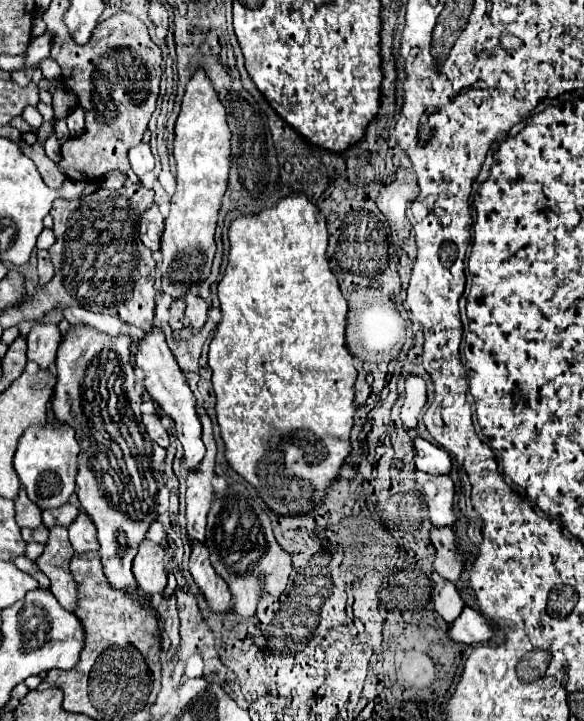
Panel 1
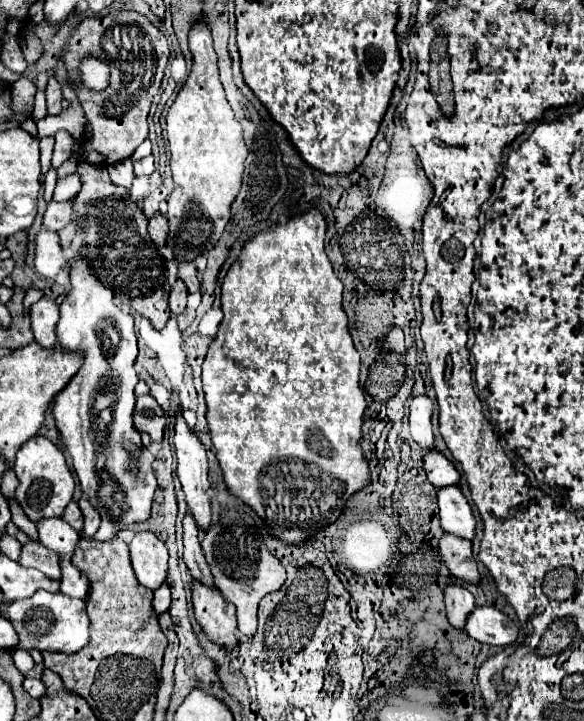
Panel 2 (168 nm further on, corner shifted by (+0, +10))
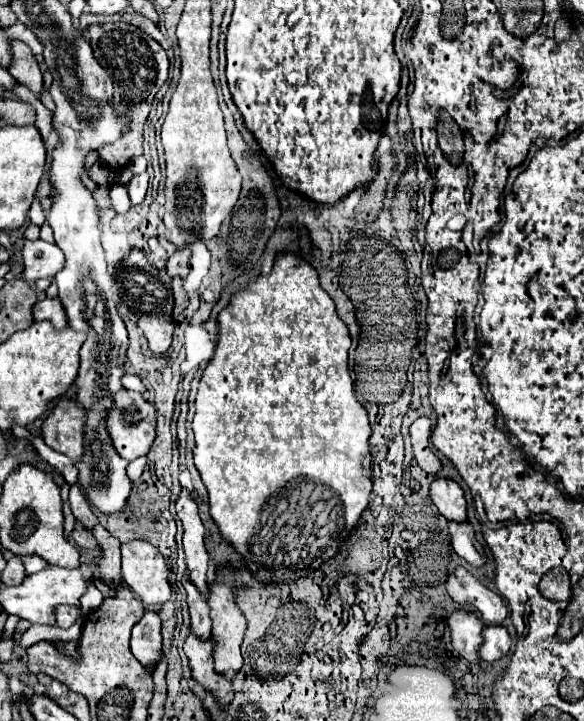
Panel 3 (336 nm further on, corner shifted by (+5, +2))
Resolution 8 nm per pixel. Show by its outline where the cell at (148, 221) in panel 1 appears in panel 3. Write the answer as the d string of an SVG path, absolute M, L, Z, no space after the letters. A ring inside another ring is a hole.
M149 239L149 249L151 249L151 261L153 261L153 265L157 267L157 269L163 269L165 267L165 263L167 263L167 251L159 245L159 239Z

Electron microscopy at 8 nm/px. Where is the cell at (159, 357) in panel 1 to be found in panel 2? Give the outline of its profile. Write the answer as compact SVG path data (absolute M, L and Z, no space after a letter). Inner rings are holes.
M182 407L176 413L174 449L178 457L178 479L188 501L188 509L194 513L202 531L210 525L210 483L208 483L208 459L206 449L198 435L188 427Z

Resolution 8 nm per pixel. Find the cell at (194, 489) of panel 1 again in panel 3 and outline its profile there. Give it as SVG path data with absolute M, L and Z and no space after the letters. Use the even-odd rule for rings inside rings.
M187 579L183 581L183 587L187 591L187 605L191 615L191 633L195 633L199 639L207 641L211 637L211 617L207 609L207 599L199 597L195 585L191 585Z

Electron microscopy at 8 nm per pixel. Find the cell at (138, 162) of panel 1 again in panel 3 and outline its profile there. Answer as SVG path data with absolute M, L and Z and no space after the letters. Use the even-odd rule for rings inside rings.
M147 173L135 175L135 177L131 179L131 183L129 183L127 189L129 189L129 197L131 197L131 203L133 203L133 205L139 205L139 203L143 201L145 189L147 189L147 179L149 179Z

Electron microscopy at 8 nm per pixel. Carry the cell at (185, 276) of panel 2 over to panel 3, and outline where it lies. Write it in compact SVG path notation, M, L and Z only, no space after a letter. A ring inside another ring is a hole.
M189 247L177 249L177 251L169 257L169 261L167 261L167 275L169 275L169 277L179 275L181 279L185 279L187 273L189 273L189 257L191 257Z

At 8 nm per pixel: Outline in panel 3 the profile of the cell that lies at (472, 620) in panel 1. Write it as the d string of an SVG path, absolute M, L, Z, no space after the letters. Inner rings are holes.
M485 625L483 639L485 639L485 645L479 649L483 661L493 663L493 661L505 657L511 649L511 637L509 637L507 629L501 625Z

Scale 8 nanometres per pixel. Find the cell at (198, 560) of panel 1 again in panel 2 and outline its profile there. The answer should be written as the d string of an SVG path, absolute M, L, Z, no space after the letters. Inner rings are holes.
M198 579L192 581L190 589L194 601L194 615L202 629L214 643L232 649L236 645L236 615L232 603L222 597L220 589L204 585Z

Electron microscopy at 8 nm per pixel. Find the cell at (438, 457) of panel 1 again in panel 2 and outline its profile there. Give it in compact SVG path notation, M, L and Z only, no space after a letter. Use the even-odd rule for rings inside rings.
M428 449L422 455L422 463L424 463L424 471L428 475L428 481L434 487L444 487L444 485L454 485L458 483L460 475L456 471L456 467L452 465L452 461L448 461L438 449Z

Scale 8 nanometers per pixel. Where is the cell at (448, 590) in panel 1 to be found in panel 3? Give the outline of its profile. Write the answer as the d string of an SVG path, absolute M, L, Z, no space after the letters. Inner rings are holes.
M455 611L449 617L453 647L471 663L479 663L479 649L483 645L483 623L471 611Z

